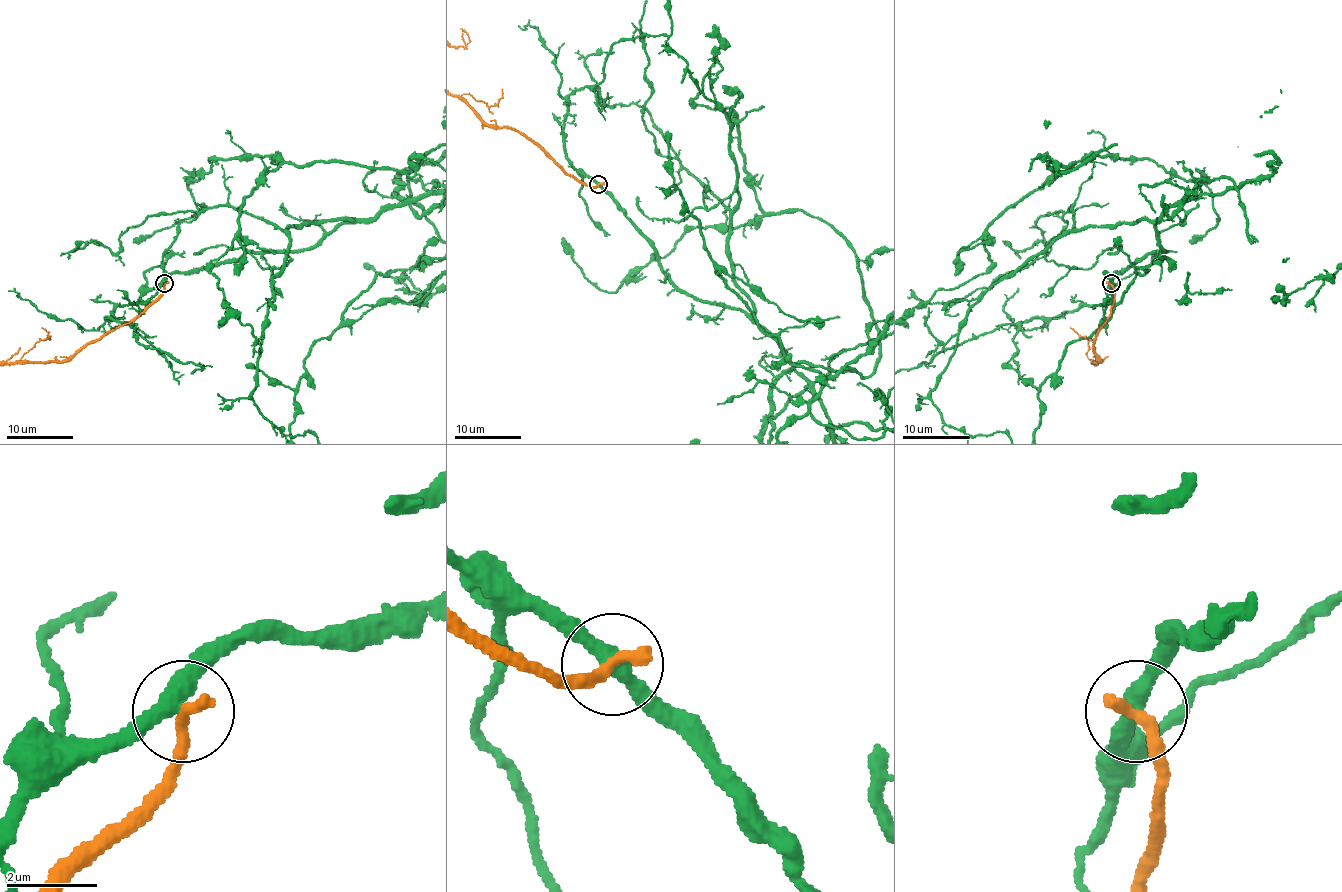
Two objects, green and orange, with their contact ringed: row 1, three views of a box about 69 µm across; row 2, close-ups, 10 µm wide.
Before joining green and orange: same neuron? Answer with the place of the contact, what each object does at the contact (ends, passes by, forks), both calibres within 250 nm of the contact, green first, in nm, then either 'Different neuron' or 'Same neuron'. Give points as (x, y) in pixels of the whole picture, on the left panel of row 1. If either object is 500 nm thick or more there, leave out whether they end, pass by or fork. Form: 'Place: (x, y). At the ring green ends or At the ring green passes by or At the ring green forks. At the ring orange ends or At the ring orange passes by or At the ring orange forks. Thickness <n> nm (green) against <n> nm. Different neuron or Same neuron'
Place: (164, 283). At the ring green passes by. At the ring orange ends. Thickness 360 nm (green) against 360 nm. Different neuron

